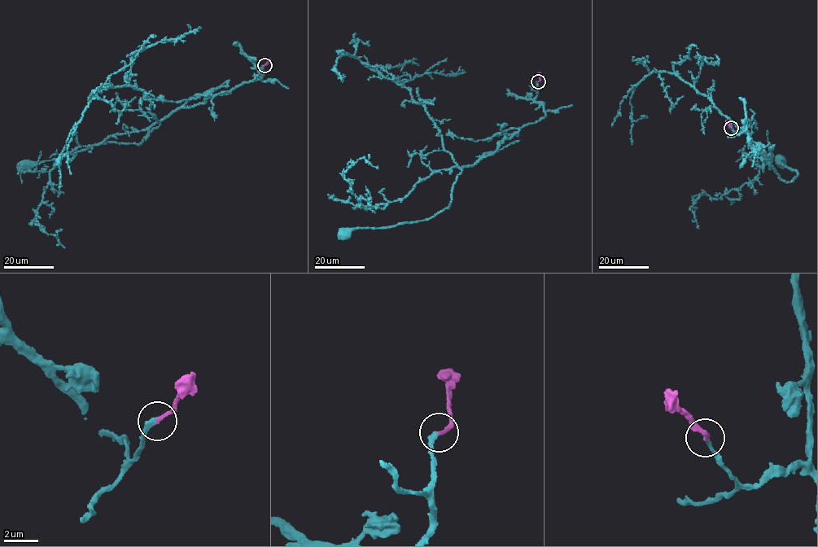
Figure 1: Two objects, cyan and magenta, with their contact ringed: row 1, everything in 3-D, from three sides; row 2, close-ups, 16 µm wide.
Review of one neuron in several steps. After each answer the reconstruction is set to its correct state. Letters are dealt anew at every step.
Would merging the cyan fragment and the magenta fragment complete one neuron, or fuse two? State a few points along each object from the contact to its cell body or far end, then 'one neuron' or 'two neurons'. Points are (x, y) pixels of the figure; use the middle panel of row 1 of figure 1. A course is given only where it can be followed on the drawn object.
cyan runs (538, 81), (535, 99), (545, 115), (461, 168), (450, 204), (425, 220), (353, 229), (343, 235); magenta runs (538, 81), (540, 72); one neuron

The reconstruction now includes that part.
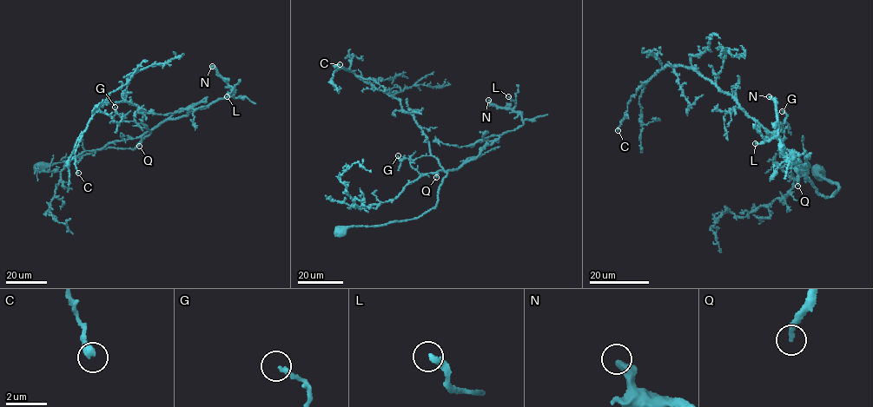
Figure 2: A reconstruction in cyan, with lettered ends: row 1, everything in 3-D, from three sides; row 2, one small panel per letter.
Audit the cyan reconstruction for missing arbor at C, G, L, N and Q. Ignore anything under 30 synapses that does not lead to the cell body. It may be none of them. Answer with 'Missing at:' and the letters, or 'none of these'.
Missing at: L, N

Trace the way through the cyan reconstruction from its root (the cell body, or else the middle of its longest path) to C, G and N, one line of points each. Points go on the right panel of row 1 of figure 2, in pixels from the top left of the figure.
C: (819, 173), (839, 187), (833, 196), (817, 192), (783, 143), (691, 68), (667, 66), (644, 83), (618, 130)
G: (819, 173), (839, 187), (833, 196), (817, 192), (785, 153), (782, 127), (787, 114), (782, 111)
N: (819, 173), (839, 187), (833, 196), (817, 192), (803, 171), (809, 166), (783, 154), (776, 106), (769, 96)

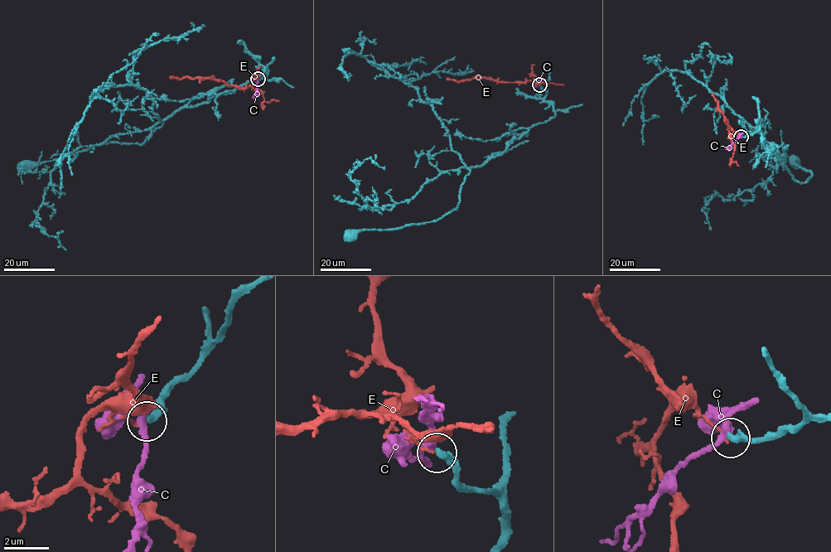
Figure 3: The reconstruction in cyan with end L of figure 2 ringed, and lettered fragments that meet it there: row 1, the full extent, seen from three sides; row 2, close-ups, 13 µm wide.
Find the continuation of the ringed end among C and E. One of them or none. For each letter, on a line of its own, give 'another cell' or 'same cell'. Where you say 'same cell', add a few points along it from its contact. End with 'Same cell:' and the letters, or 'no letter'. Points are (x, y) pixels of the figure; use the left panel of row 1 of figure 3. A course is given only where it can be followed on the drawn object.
C: another cell
E: another cell
Same cell: no letter

